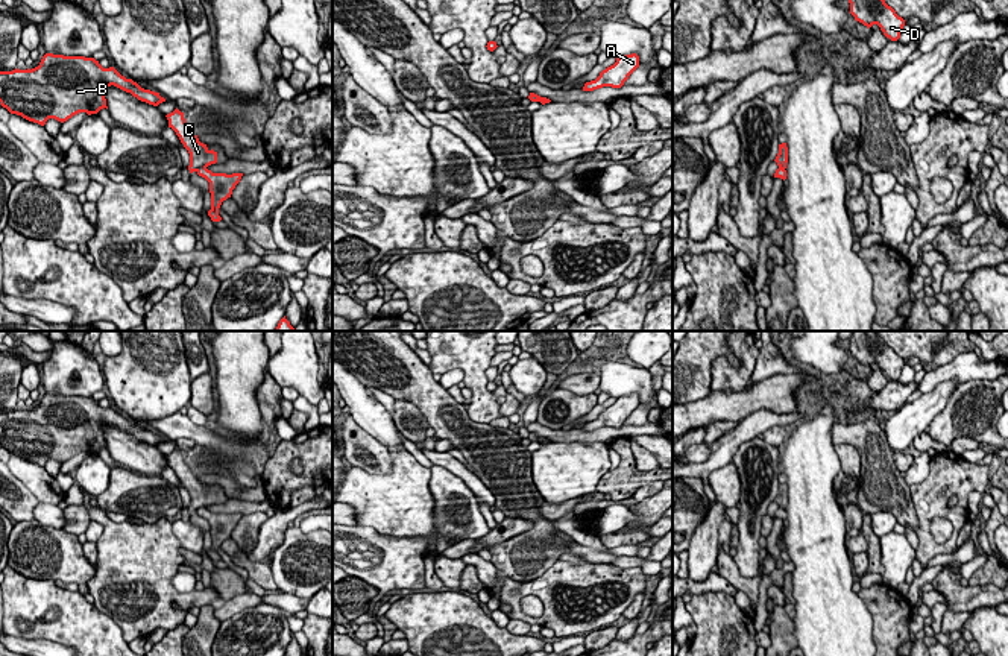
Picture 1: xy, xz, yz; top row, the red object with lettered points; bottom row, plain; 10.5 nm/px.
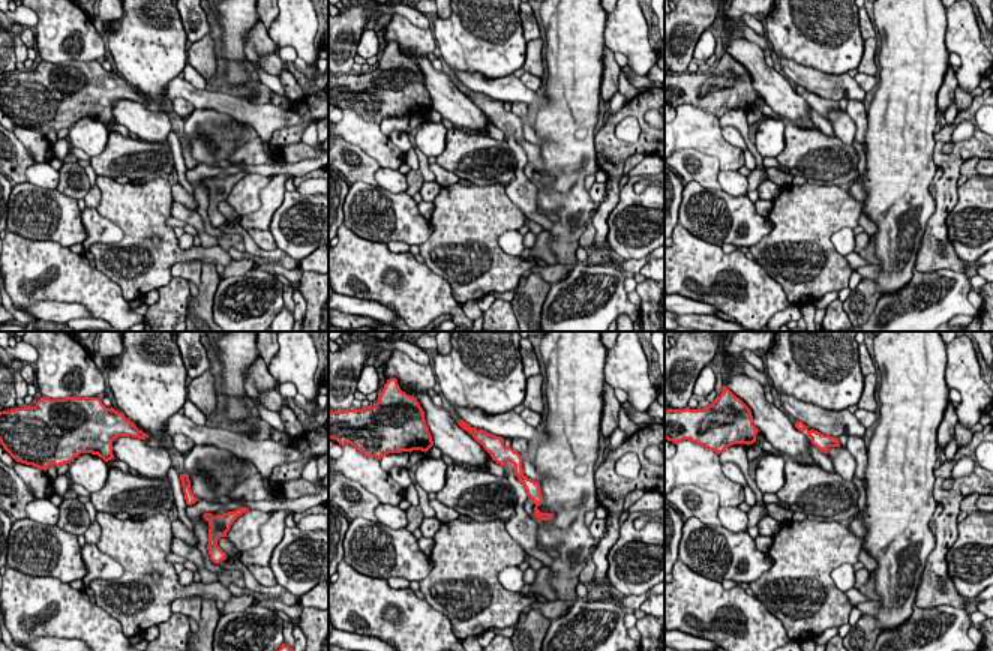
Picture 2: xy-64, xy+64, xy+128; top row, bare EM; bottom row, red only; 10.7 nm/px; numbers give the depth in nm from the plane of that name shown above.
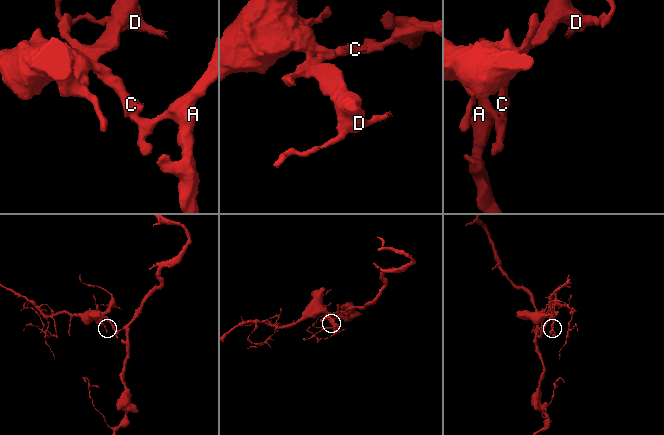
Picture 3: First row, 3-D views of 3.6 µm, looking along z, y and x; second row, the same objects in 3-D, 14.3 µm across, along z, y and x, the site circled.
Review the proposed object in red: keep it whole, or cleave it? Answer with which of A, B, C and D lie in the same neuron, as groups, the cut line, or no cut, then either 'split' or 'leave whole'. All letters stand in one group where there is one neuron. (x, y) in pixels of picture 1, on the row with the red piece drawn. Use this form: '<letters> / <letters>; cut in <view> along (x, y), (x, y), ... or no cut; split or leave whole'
A / B C D; cut in xy along (205, 166), (195, 170); split

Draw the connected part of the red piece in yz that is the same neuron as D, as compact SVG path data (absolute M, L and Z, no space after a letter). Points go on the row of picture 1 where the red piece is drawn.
M849 0L850 14L868 29L877 24L891 41L900 38L905 20L885 0Z

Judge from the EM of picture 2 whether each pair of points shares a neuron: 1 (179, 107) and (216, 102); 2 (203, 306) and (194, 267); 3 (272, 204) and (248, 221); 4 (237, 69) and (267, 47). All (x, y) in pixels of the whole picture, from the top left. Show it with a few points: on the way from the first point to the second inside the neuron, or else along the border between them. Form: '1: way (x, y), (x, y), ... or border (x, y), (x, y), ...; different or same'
1: border (171, 99), (182, 98), (195, 107); different
2: border (203, 264), (197, 285); different
3: way (266, 210), (254, 219); same
4: border (255, 23), (245, 39), (245, 57); different

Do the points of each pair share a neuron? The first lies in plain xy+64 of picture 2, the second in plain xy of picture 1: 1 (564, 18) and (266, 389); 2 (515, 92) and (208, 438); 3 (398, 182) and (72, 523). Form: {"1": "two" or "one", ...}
{"1": "two", "2": "one", "3": "two"}

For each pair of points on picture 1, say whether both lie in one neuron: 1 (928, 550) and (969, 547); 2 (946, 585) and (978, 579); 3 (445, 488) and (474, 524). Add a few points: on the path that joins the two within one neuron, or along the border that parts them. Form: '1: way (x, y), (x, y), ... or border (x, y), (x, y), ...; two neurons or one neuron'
1: border (958, 547), (952, 553), (937, 553), (926, 567); two neurons
2: border (992, 583), (967, 585); two neurons
3: way (457, 492), (471, 503), (471, 512); one neuron

